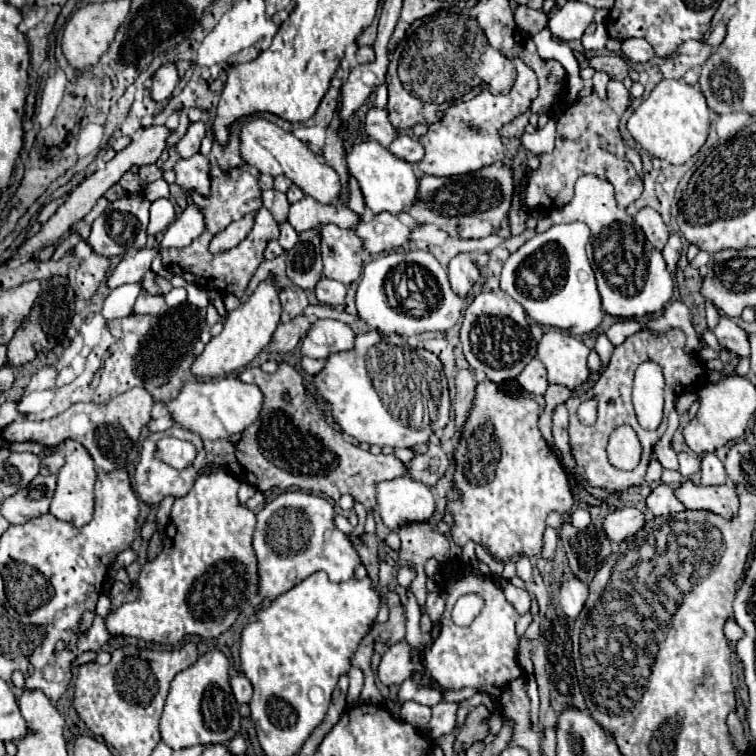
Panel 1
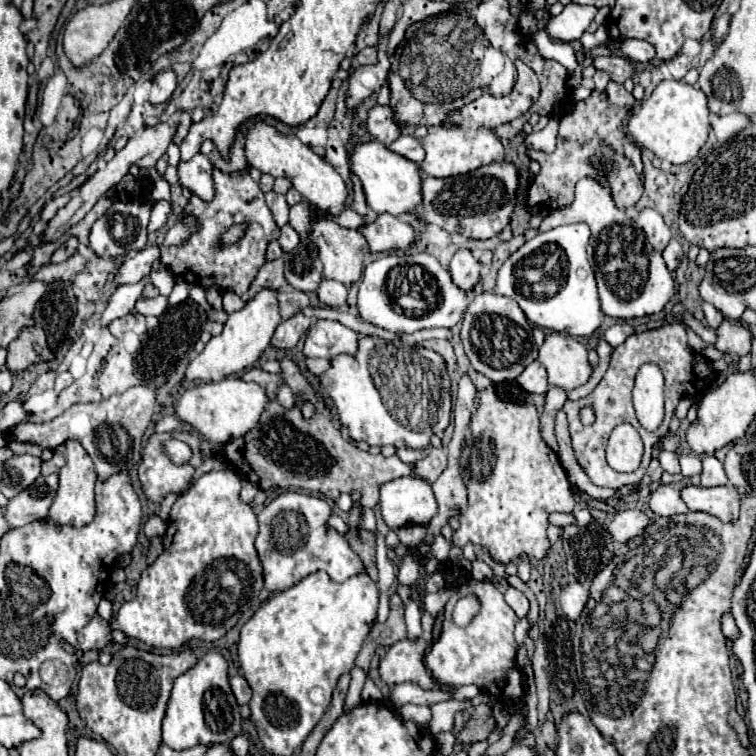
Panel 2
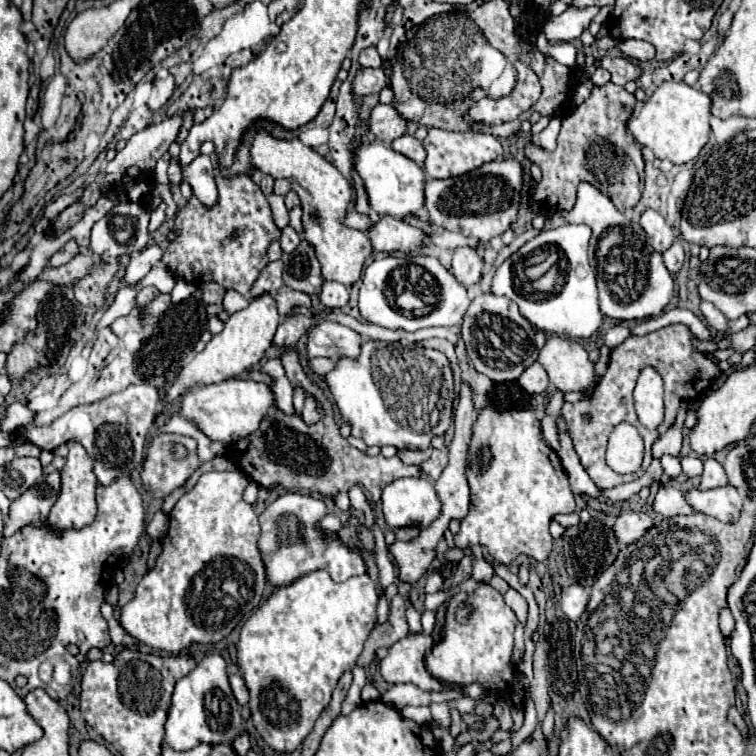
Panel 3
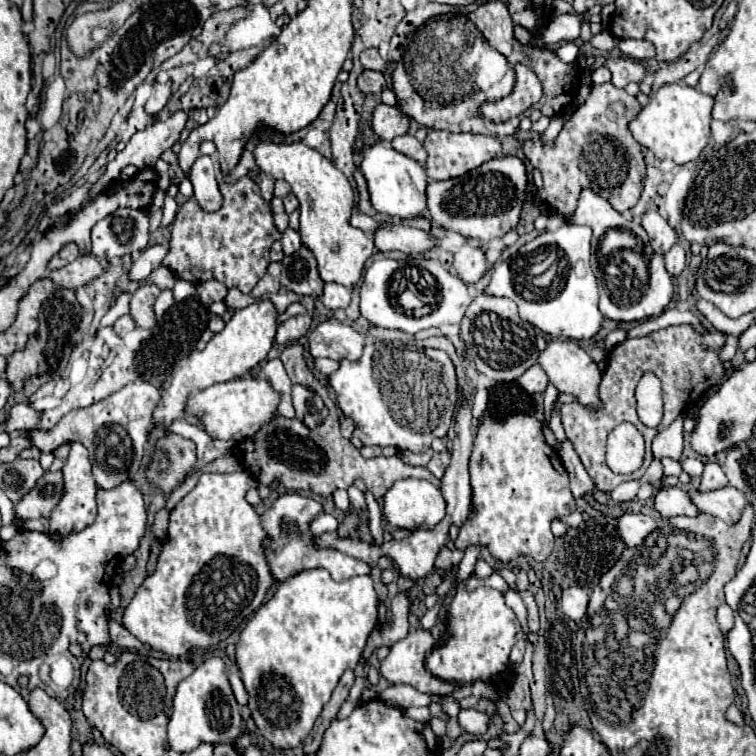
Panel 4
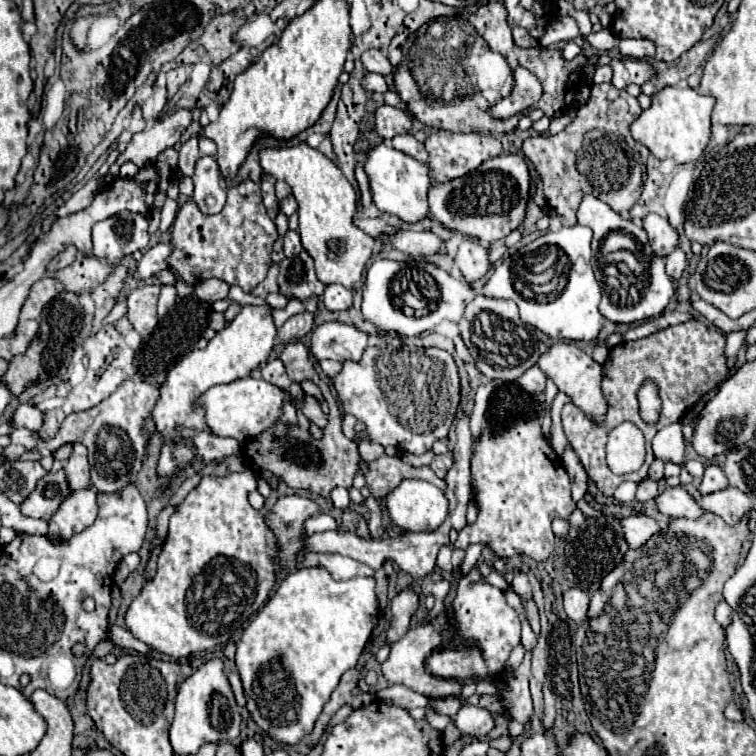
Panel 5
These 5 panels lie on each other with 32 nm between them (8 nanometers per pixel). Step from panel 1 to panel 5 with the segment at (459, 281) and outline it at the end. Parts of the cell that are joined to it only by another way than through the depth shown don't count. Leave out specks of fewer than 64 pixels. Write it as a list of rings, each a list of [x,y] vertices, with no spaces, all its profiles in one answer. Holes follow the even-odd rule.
[[[464,238],[454,260],[456,260],[454,264],[458,266],[458,270],[462,272],[462,278],[466,282],[476,282],[490,270],[488,248],[484,248],[474,238]]]

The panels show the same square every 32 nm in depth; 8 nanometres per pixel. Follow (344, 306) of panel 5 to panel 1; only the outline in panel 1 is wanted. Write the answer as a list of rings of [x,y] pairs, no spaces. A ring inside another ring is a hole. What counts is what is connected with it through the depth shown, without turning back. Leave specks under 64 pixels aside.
[[[320,278],[314,286],[314,294],[320,300],[320,304],[328,304],[328,306],[336,306],[344,302],[346,296],[346,286],[342,282],[330,280],[330,278]]]

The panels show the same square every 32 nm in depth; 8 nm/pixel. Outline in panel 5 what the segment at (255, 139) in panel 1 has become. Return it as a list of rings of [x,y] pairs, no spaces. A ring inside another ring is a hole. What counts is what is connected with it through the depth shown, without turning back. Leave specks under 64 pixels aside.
[[[304,142],[288,148],[266,146],[258,152],[258,156],[262,170],[276,180],[288,182],[298,200],[298,232],[302,246],[314,258],[318,278],[324,284],[342,284],[344,288],[354,288],[362,280],[364,266],[372,256],[376,240],[364,234],[352,222],[356,214],[356,192],[342,170],[330,158]]]

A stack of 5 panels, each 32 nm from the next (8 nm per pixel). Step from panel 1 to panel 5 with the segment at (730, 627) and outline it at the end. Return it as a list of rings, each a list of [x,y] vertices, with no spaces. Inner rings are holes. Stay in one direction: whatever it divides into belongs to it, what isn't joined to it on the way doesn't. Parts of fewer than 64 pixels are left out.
[[[720,602],[718,604],[718,608],[716,608],[716,620],[718,620],[718,624],[724,630],[730,626],[730,622],[732,622],[732,608],[726,602]]]

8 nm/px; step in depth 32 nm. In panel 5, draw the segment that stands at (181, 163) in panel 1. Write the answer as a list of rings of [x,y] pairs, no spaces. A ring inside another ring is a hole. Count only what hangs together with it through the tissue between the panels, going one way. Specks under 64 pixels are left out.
[[[212,156],[198,158],[198,162],[194,166],[192,182],[194,182],[192,198],[198,204],[198,208],[206,214],[218,214],[226,204],[226,192],[220,184],[220,170],[218,170],[216,158],[212,158]],[[208,196],[214,198],[214,204],[206,202]]]

